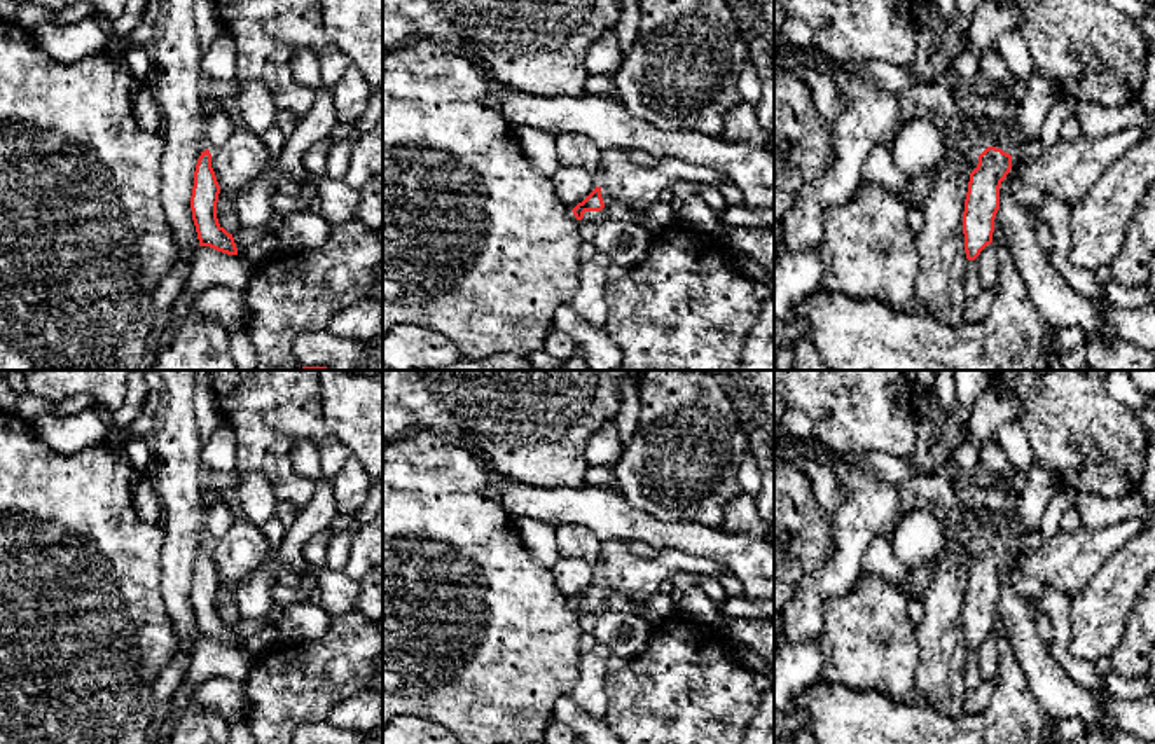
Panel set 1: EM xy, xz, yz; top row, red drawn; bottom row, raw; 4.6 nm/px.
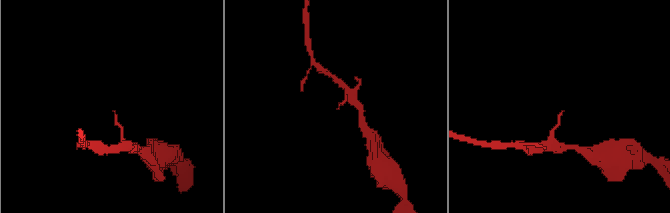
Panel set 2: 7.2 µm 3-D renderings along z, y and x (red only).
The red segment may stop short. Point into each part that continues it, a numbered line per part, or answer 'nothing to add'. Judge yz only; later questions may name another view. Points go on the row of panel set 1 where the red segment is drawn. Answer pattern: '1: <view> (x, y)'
1: yz (1009, 140)

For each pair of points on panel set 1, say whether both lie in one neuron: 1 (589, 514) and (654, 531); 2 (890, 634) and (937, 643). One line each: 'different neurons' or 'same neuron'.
1: same neuron
2: different neurons

